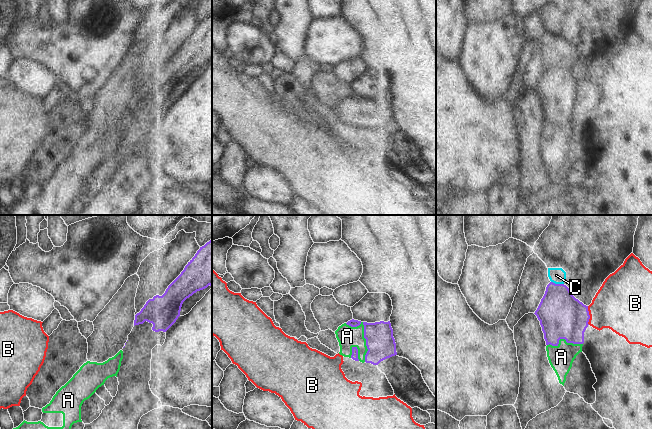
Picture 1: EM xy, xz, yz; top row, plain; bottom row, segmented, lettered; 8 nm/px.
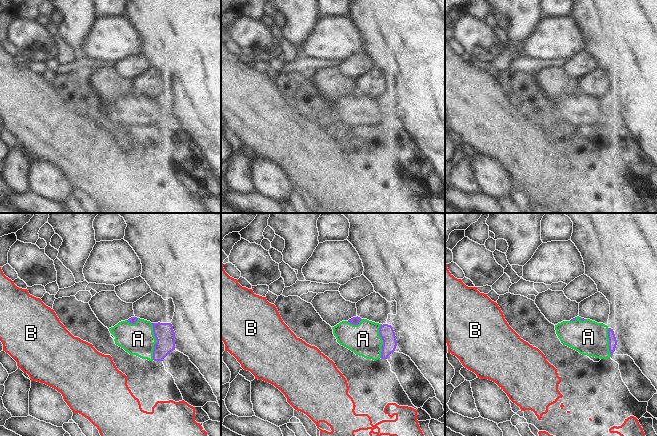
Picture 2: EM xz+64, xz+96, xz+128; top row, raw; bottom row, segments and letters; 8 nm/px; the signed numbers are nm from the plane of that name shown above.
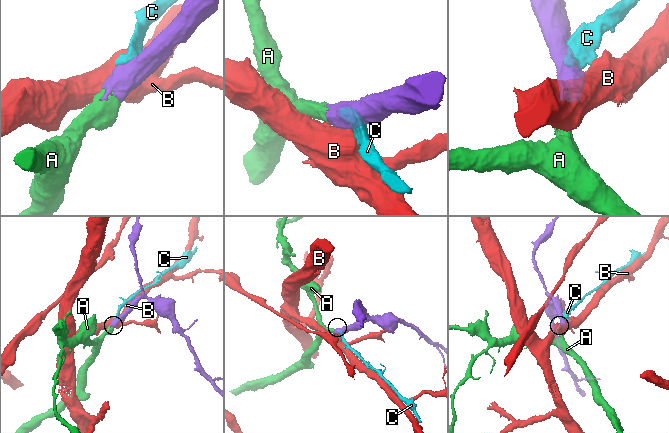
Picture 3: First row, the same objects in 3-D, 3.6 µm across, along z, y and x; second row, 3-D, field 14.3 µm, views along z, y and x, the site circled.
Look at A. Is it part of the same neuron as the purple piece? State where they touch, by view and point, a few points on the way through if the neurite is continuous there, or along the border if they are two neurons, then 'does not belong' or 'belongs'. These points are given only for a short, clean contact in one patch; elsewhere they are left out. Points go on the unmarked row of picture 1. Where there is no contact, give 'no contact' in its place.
meets purple in xz at (364, 110); runs through xz (380, 118), (372, 118), (364, 110), (347, 112); belongs

